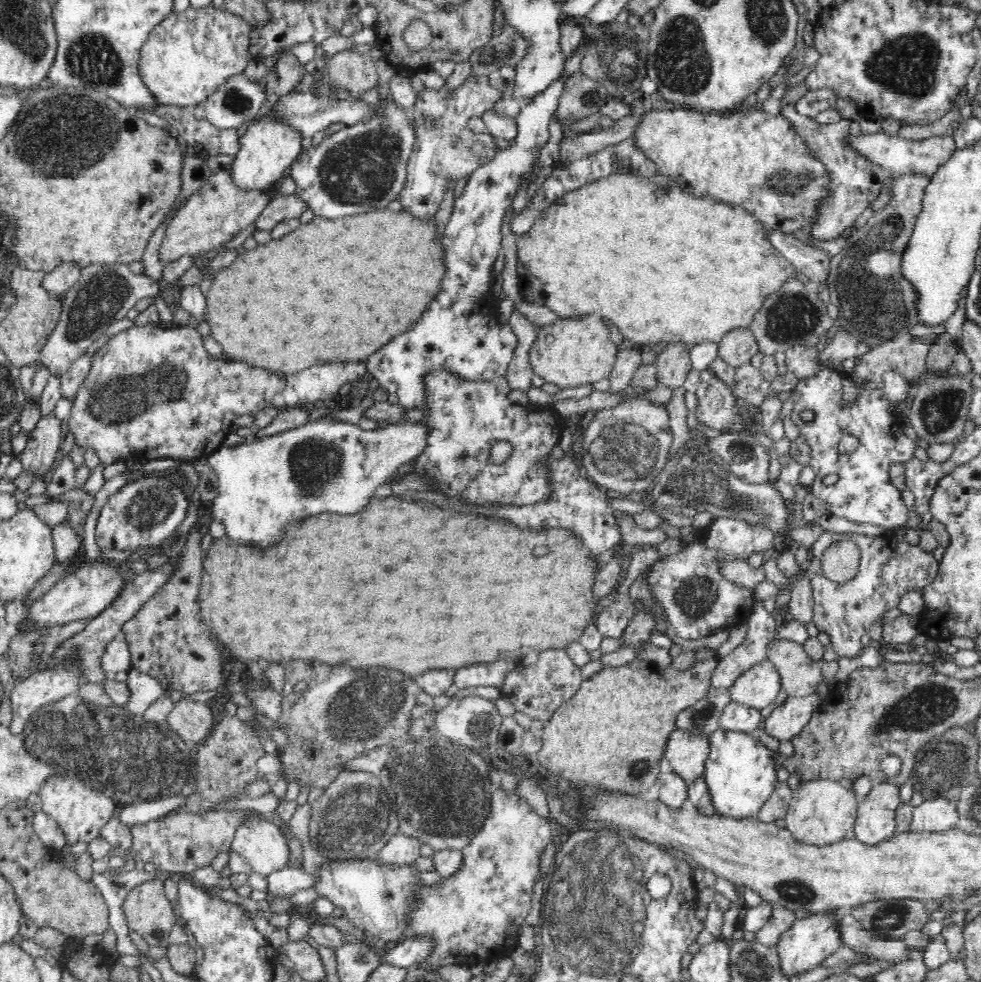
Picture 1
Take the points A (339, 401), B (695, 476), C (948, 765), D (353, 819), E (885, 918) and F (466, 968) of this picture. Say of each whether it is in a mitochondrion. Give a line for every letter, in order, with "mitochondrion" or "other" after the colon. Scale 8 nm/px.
A: other
B: mitochondrion
C: mitochondrion
D: mitochondrion
E: mitochondrion
F: other

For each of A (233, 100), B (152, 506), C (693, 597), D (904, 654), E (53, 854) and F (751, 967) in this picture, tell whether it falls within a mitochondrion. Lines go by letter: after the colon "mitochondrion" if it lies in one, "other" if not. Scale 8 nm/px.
A: mitochondrion
B: mitochondrion
C: mitochondrion
D: other
E: other
F: mitochondrion

